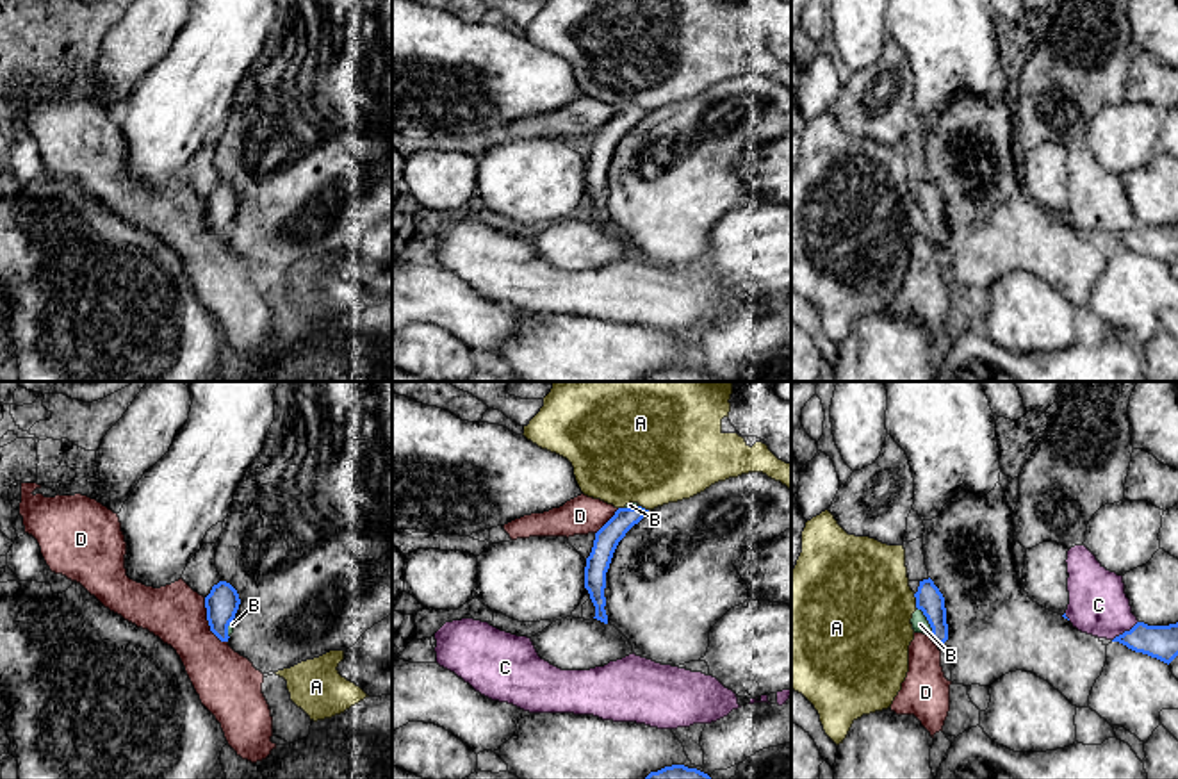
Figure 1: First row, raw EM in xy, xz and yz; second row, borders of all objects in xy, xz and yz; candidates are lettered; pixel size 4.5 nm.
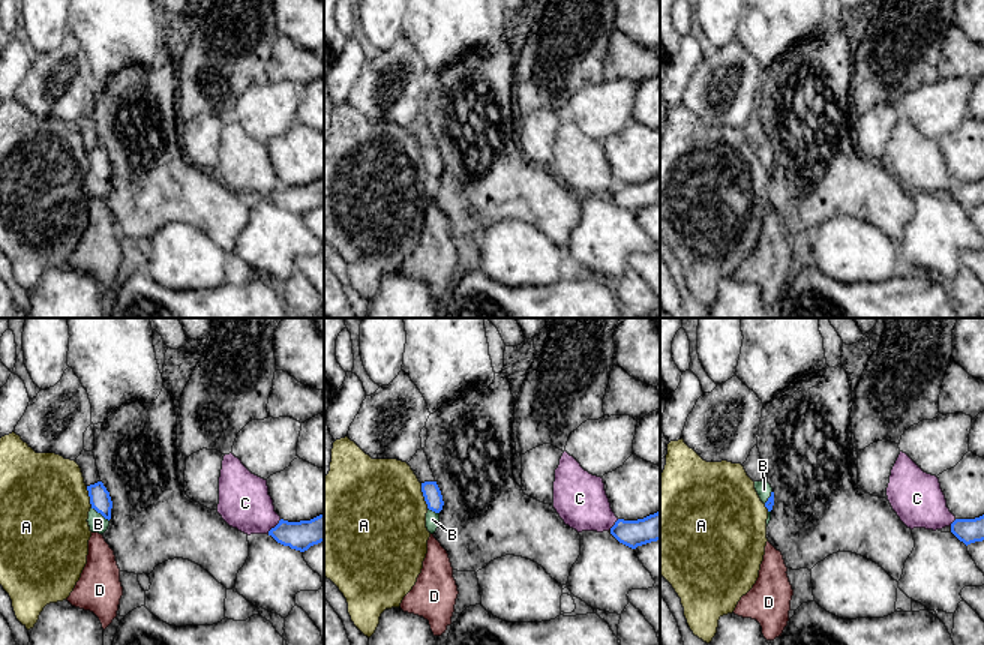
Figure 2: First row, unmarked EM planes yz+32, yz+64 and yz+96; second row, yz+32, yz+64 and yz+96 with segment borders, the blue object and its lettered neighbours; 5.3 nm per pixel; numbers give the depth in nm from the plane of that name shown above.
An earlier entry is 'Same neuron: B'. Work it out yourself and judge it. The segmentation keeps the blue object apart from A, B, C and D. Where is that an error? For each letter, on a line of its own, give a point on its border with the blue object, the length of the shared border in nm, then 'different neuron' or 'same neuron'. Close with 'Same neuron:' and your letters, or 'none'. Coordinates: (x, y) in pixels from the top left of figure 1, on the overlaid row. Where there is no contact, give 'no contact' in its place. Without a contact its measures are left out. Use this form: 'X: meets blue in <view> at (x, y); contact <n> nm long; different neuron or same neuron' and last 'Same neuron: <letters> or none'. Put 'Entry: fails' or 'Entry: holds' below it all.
A: meets blue in yz at (916, 601); contact 70 nm long; different neuron
B: meets blue in yz at (927, 619); contact 150 nm long; same neuron
C: meets blue in yz at (1125, 631); contact 150 nm long; different neuron
D: meets blue in xy at (209, 623); contact 240 nm long; different neuron
Same neuron: B
Entry: holds

